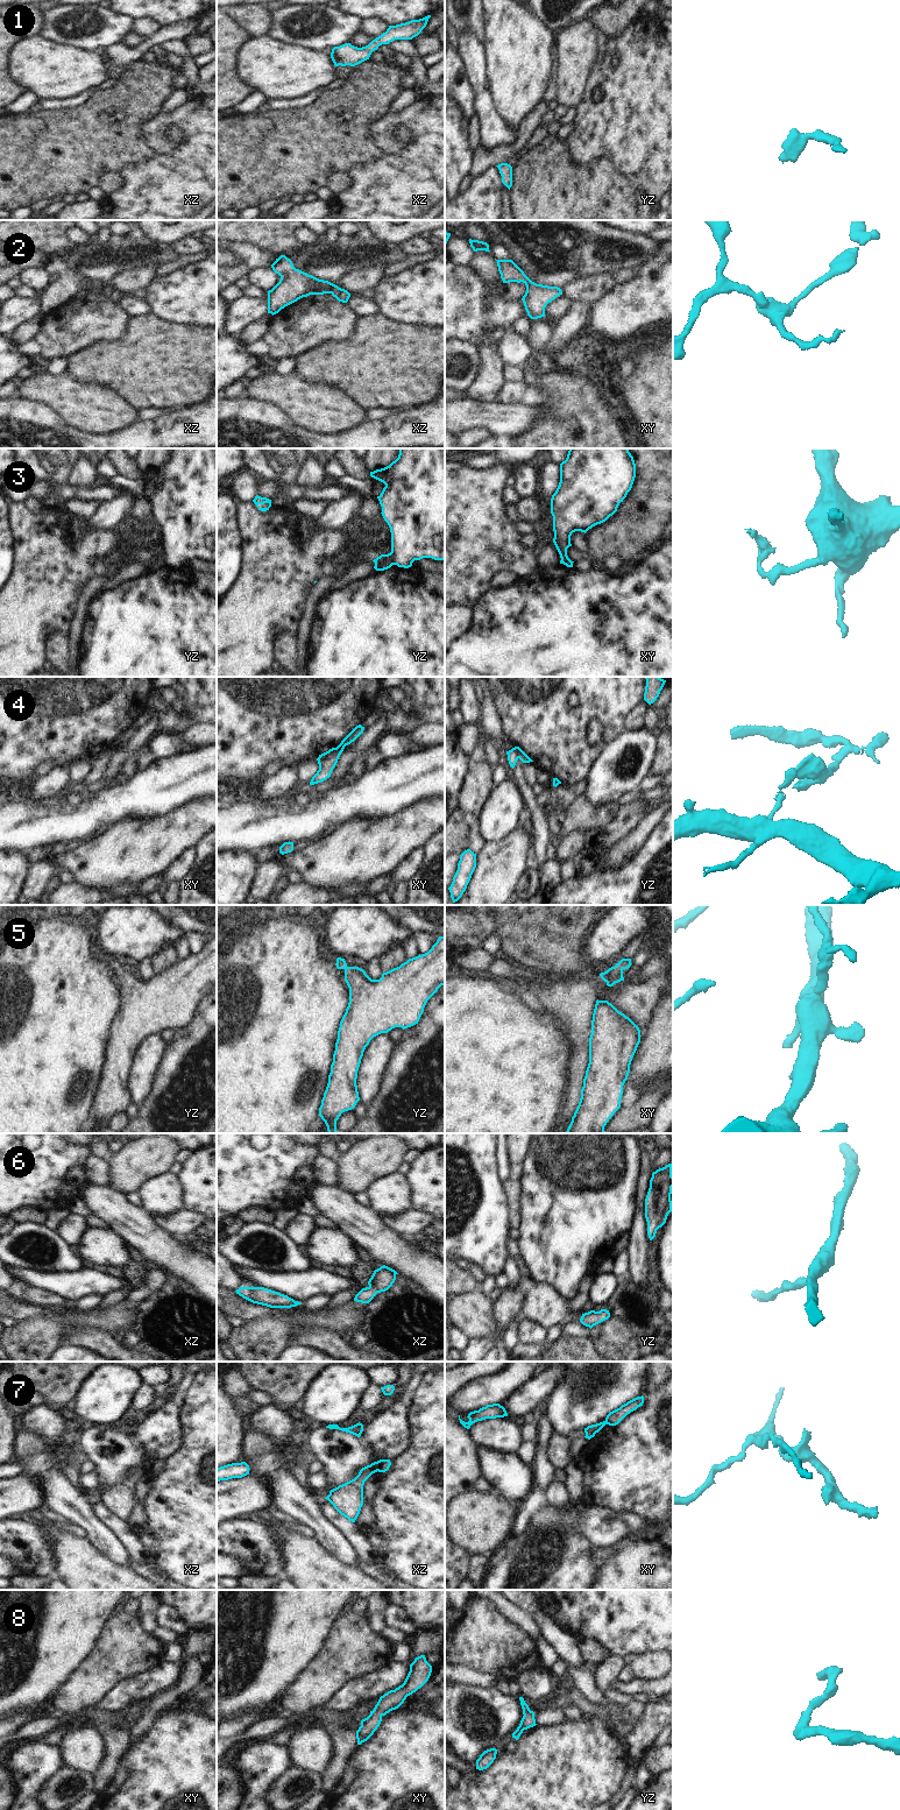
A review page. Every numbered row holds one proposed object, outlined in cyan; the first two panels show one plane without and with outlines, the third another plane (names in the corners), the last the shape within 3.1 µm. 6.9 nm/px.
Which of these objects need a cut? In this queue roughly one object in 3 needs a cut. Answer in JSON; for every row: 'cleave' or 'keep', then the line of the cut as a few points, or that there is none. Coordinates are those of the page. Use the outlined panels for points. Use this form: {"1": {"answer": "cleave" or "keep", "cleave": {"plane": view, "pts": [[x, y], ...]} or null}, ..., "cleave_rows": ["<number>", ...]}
{"1": {"answer": "keep", "cleave": null}, "2": {"answer": "keep", "cleave": null}, "3": {"answer": "cleave", "cleave": {"plane": "yz", "pts": [[391, 551], [395, 564]]}}, "4": {"answer": "cleave", "cleave": {"plane": "yz", "pts": [[515, 747], [518, 757]]}}, "5": {"answer": "keep", "cleave": null}, "6": {"answer": "keep", "cleave": null}, "7": {"answer": "cleave", "cleave": {"plane": "xz", "pts": [[376, 1462], [378, 1470]]}}, "8": {"answer": "keep", "cleave": null}, "cleave_rows": ["3", "4", "7"]}

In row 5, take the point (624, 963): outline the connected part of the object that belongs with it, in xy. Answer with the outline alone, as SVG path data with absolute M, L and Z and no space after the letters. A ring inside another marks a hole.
M622 959L615 967L601 973L600 976L608 987L612 987L615 983L624 981L623 970L629 969L631 964L631 959Z

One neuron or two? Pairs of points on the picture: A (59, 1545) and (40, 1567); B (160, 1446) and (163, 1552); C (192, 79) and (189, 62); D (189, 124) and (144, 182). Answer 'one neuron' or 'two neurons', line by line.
A: two neurons
B: two neurons
C: one neuron
D: one neuron

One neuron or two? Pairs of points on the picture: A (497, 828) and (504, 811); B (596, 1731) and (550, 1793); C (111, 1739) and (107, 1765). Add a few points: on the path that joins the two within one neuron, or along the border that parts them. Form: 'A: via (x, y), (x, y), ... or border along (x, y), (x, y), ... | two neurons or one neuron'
A: via (497, 824), (500, 815) | one neuron
B: via (587, 1746), (557, 1777) | one neuron
C: via (111, 1745), (110, 1759) | one neuron

